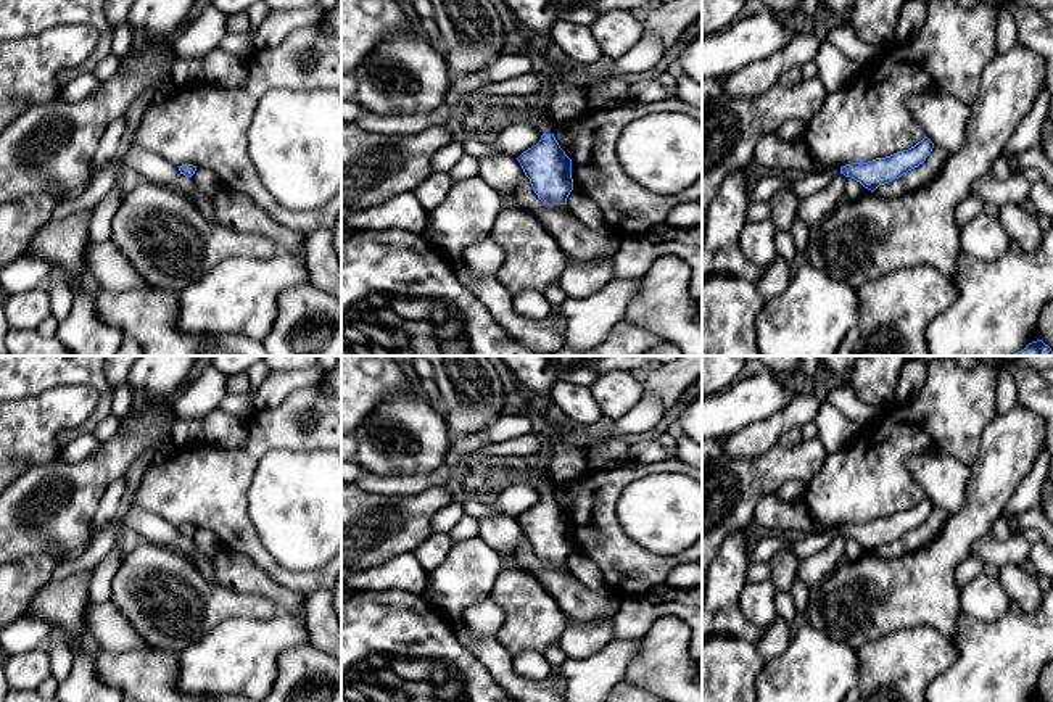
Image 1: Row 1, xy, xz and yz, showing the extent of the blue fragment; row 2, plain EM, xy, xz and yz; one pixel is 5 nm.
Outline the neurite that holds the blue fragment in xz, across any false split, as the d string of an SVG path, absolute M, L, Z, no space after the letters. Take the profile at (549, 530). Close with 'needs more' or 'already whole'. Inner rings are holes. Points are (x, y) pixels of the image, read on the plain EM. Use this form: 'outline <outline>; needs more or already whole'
outline M551 475L541 480L536 486L541 501L517 520L543 564L567 565L567 559L573 551L572 520L557 504L555 488Z; needs more

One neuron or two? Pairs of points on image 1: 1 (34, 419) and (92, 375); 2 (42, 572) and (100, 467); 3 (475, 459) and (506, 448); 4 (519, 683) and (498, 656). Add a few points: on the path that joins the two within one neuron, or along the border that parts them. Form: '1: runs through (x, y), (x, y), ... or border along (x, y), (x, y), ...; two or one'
1: border along (44, 392), (53, 387), (90, 385), (99, 401); two
2: border along (34, 553), (16, 559); two
3: runs through (483, 453), (498, 450); one
4: runs through (512, 678), (498, 662); one

